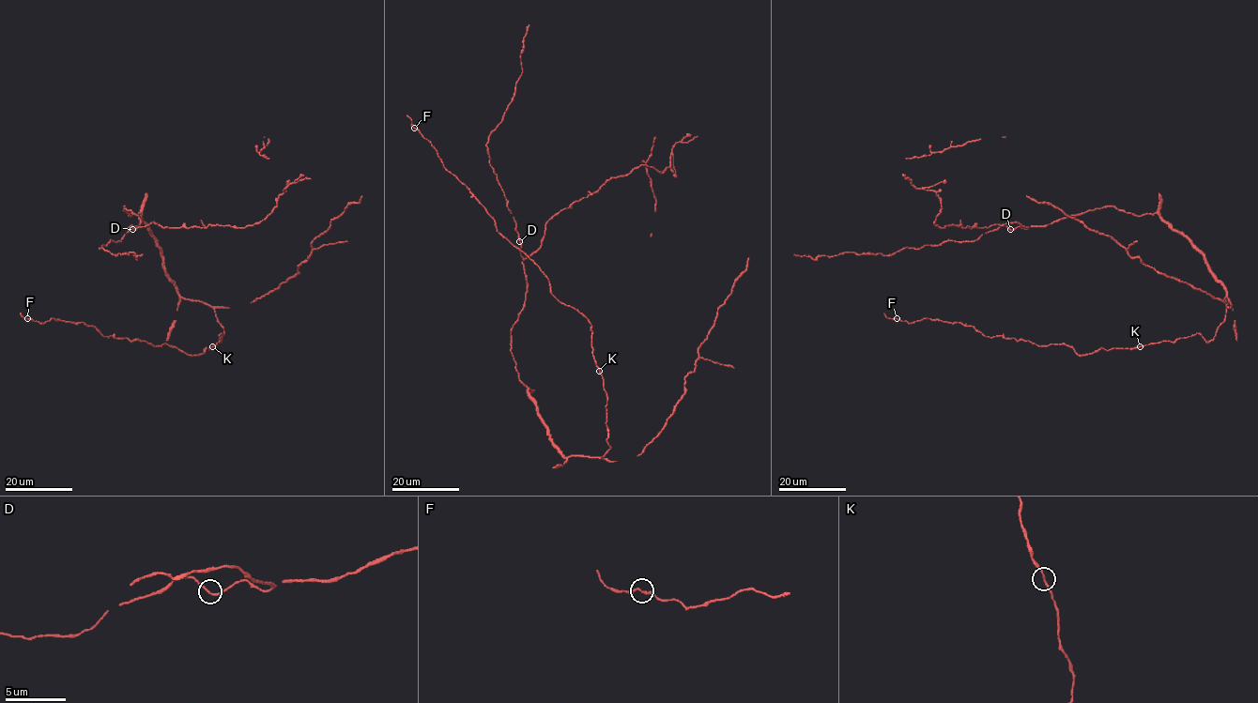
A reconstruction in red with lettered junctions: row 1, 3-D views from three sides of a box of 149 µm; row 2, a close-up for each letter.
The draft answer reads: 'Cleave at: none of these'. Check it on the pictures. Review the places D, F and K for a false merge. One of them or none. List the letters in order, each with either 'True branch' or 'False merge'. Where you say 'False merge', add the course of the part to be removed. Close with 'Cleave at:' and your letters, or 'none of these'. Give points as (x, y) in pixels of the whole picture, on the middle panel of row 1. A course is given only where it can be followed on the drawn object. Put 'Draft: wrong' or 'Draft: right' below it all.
D: True branch
F: True branch
K: True branch
Cleave at: none of these
Draft: right

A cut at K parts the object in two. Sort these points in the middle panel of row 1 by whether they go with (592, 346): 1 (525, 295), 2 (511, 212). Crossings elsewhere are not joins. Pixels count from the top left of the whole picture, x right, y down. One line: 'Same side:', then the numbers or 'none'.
Same side: none

